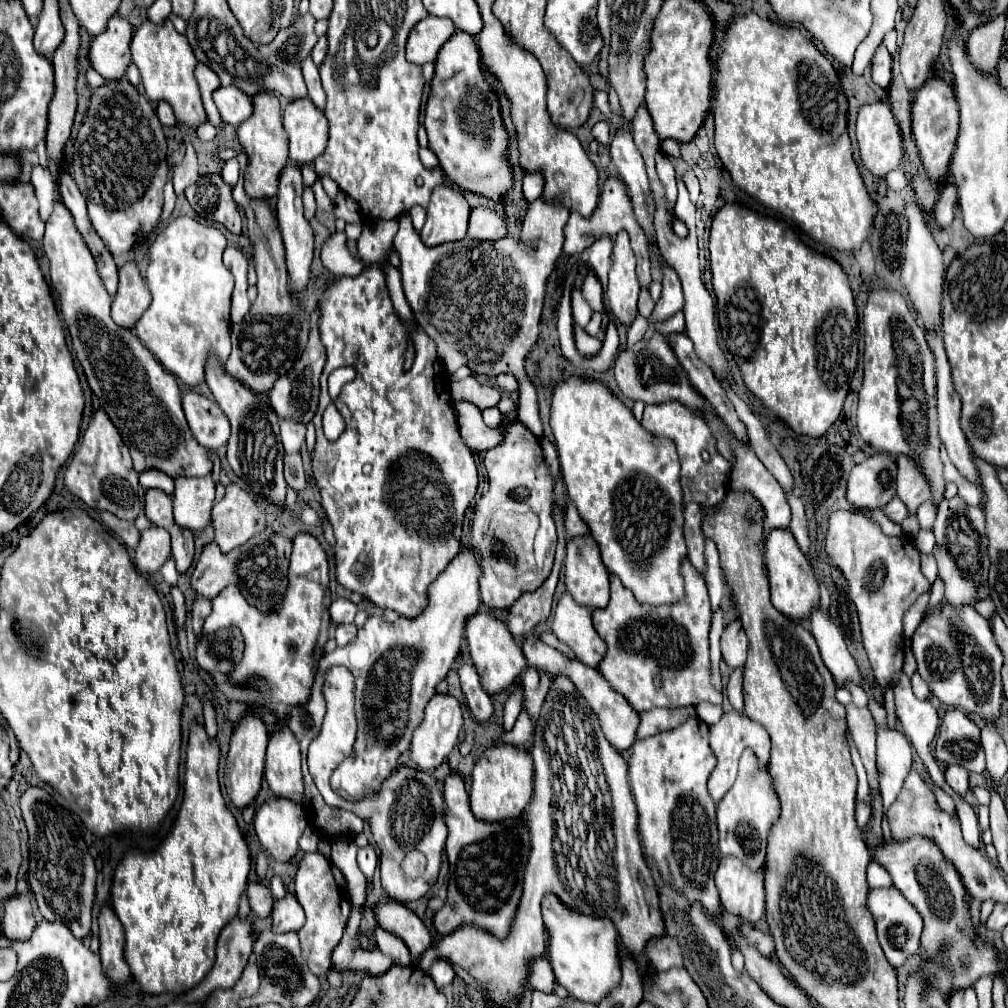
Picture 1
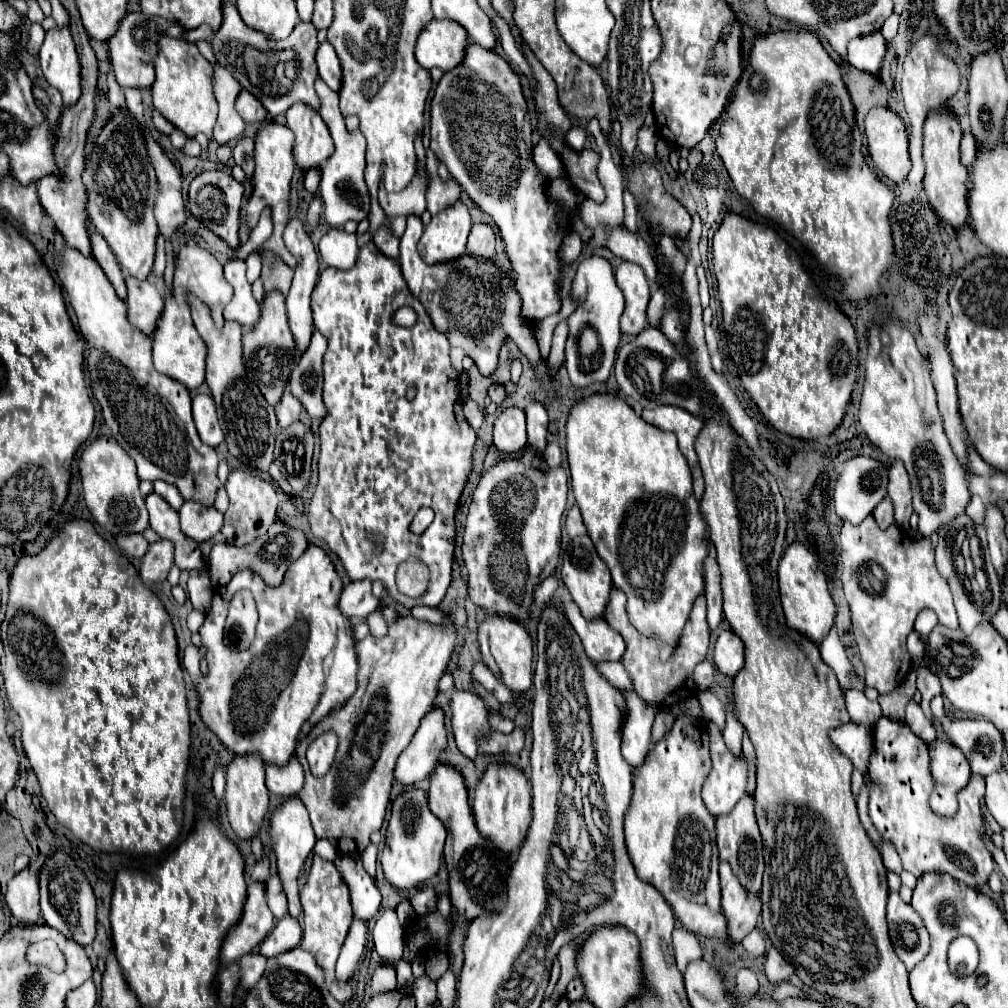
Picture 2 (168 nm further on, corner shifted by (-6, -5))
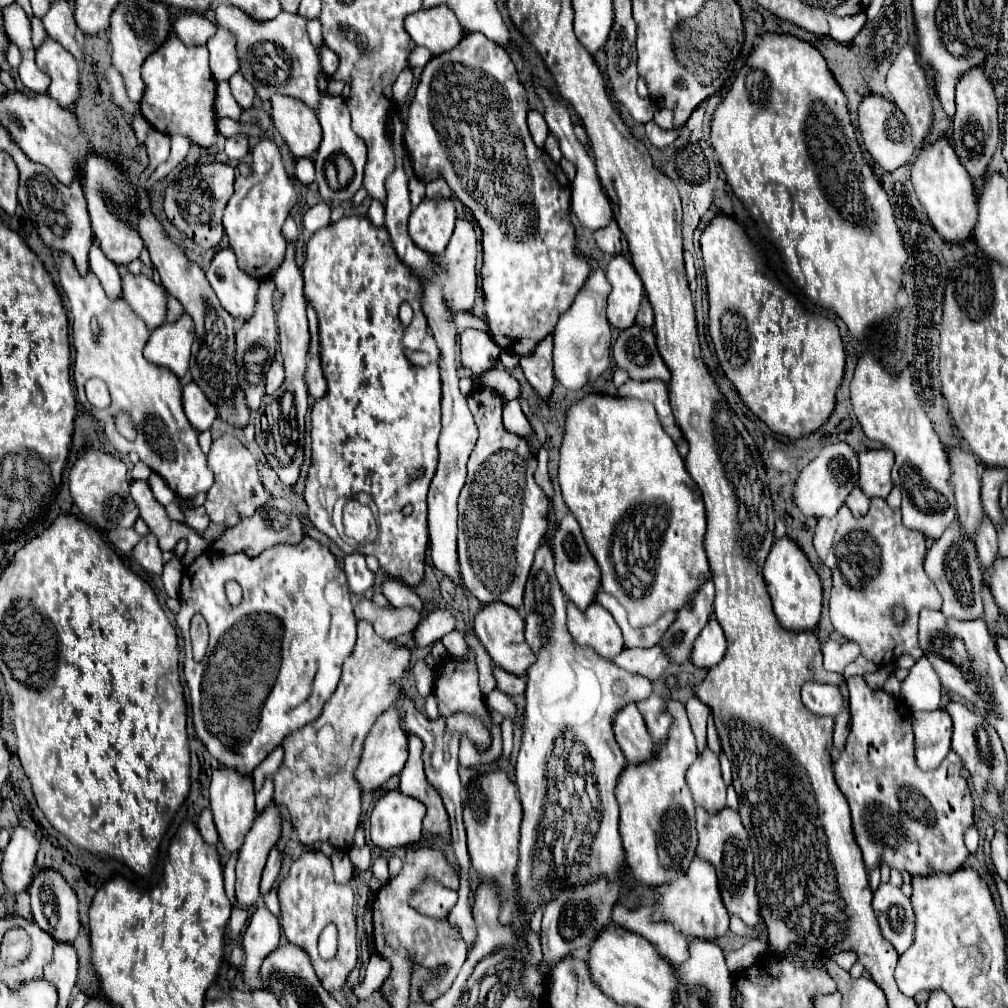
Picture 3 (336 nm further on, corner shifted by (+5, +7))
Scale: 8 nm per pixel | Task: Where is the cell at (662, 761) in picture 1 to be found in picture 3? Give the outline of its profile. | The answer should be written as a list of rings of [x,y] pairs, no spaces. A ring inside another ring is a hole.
[[[667,698],[665,706],[673,716],[667,740],[657,746],[647,762],[627,764],[615,788],[621,810],[619,834],[623,838],[629,874],[653,888],[667,886],[681,878],[685,870],[689,870],[689,862],[693,862],[699,842],[695,830],[695,804],[685,782],[685,772],[697,758],[695,734],[681,702]]]

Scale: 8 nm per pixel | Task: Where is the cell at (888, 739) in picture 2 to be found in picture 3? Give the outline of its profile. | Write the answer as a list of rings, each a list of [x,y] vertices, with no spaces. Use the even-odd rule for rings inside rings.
[[[849,678],[849,704],[851,704],[851,730],[847,736],[845,750],[839,760],[833,762],[835,780],[845,794],[857,844],[863,852],[863,862],[867,870],[887,862],[891,868],[907,870],[911,876],[929,876],[933,872],[953,872],[963,866],[969,852],[965,848],[965,832],[975,824],[973,798],[967,786],[967,780],[961,776],[965,768],[963,760],[951,752],[939,770],[921,772],[915,766],[913,754],[913,730],[911,730],[911,710],[897,702],[895,696],[889,696],[883,690],[871,690],[863,678]],[[891,836],[899,842],[891,846]]]

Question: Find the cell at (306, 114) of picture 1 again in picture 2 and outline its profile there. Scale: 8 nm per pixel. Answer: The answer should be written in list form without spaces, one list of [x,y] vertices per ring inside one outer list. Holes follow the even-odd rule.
[[[294,104],[286,110],[288,128],[294,132],[294,160],[302,170],[318,168],[330,158],[334,142],[322,116],[306,104]]]

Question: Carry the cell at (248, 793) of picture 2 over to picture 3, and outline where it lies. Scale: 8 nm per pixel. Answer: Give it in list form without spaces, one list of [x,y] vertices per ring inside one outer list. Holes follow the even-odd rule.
[[[221,768],[213,772],[211,778],[211,788],[209,788],[209,800],[211,800],[211,812],[213,820],[219,832],[219,838],[223,846],[229,852],[235,852],[241,848],[245,834],[251,830],[255,822],[255,788],[253,788],[253,778],[249,774],[231,770],[231,768]]]

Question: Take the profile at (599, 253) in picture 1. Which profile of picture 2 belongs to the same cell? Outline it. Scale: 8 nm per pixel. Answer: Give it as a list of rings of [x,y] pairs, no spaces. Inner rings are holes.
[[[590,256],[586,260],[582,260],[582,264],[578,266],[574,284],[572,284],[572,292],[578,296],[578,308],[572,312],[572,316],[568,318],[568,326],[570,326],[570,336],[566,342],[566,368],[570,374],[570,380],[576,388],[586,388],[592,382],[606,382],[610,376],[610,370],[614,366],[616,360],[616,350],[620,344],[620,314],[624,312],[624,296],[620,294],[620,288],[614,280],[614,272],[612,266],[606,258],[600,256]],[[584,326],[590,326],[598,332],[600,338],[600,346],[602,346],[602,372],[590,372],[584,374],[578,370],[578,338],[584,330]]]

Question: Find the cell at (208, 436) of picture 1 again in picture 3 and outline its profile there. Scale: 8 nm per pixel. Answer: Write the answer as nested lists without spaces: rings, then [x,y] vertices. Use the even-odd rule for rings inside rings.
[[[191,382],[183,388],[183,408],[185,408],[187,420],[199,432],[209,430],[209,426],[217,418],[215,406],[205,398],[205,394],[201,392],[201,388],[195,382]]]

